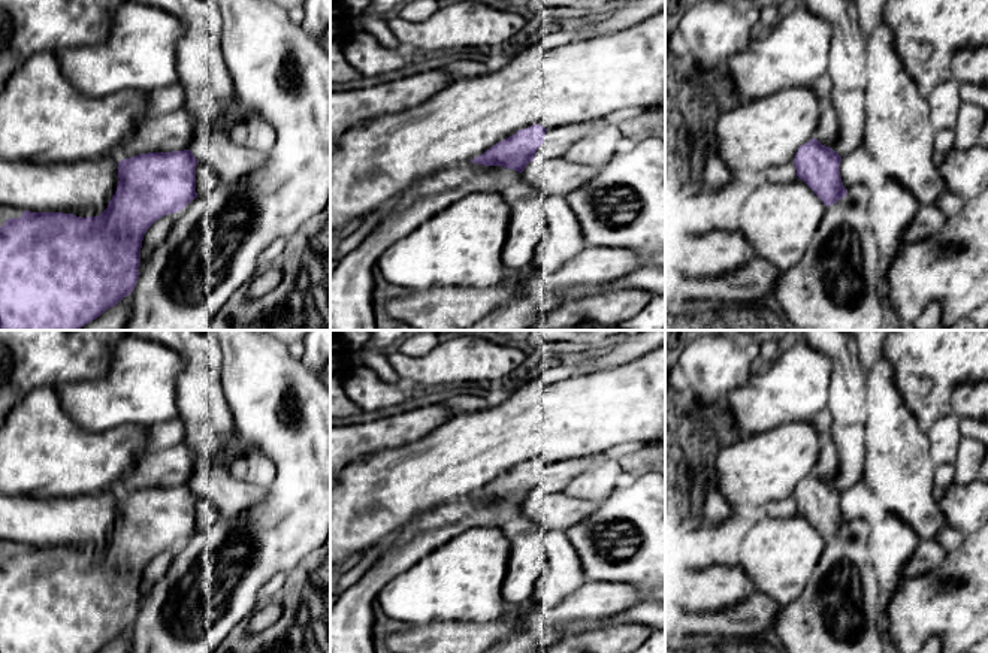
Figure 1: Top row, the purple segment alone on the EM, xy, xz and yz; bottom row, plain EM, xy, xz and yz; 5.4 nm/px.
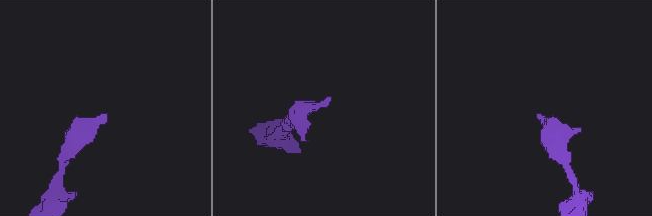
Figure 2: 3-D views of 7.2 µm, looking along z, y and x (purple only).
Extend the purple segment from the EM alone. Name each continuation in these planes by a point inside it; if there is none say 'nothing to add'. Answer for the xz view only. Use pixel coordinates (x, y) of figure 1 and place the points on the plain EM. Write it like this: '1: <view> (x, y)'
1: xz (558, 475)

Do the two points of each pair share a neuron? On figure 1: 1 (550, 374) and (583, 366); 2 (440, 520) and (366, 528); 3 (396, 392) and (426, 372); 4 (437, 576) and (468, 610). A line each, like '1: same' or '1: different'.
1: same
2: different
3: different
4: same

